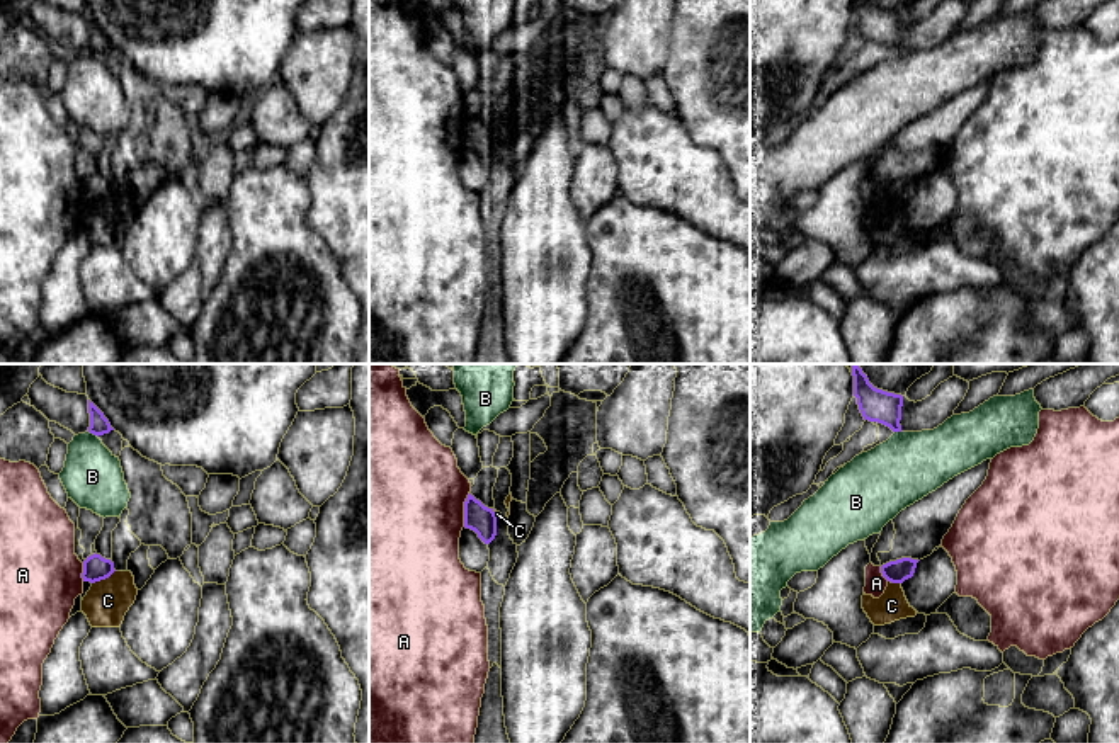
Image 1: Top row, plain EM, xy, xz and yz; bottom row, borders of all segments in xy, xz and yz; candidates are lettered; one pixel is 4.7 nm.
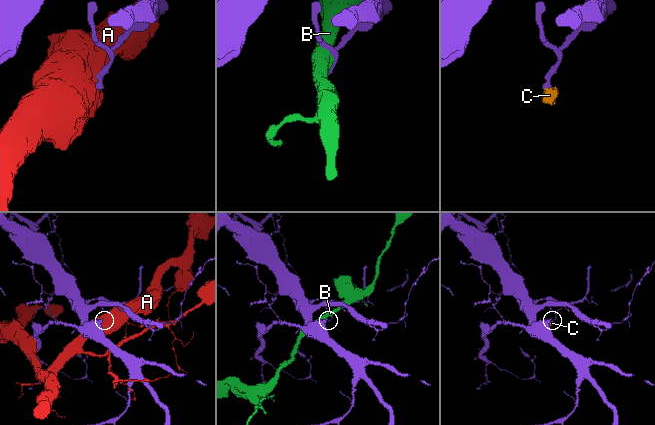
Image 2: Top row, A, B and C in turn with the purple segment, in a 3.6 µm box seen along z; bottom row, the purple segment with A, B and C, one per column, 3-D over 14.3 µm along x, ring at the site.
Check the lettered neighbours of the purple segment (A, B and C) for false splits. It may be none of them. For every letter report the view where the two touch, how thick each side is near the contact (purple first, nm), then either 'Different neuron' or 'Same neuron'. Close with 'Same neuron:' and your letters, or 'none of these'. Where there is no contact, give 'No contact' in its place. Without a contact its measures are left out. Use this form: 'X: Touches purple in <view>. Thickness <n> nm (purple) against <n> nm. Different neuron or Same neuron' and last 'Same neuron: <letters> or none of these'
A: Touches purple in xz. Thickness 130 nm (purple) against 500 nm. Different neuron
B: Touches purple in xy. Thickness 90 nm (purple) against 280 nm. Different neuron
C: Touches purple in xy. Thickness 120 nm (purple) against 200 nm. Different neuron
Same neuron: none of these

